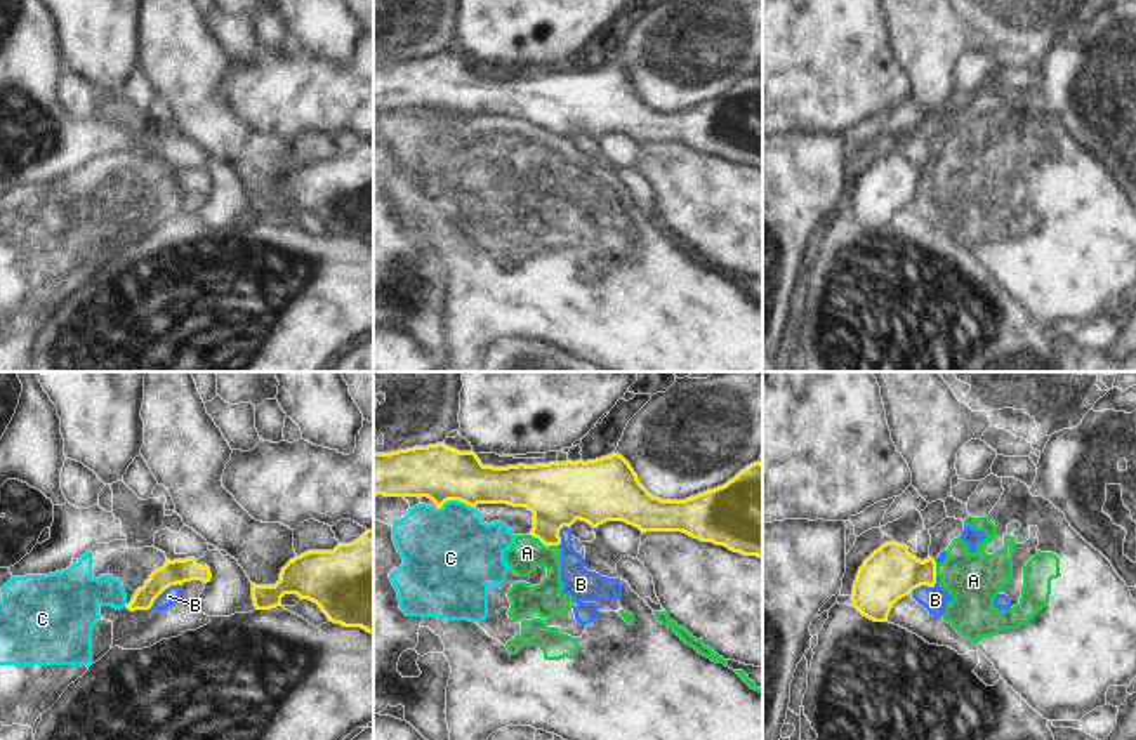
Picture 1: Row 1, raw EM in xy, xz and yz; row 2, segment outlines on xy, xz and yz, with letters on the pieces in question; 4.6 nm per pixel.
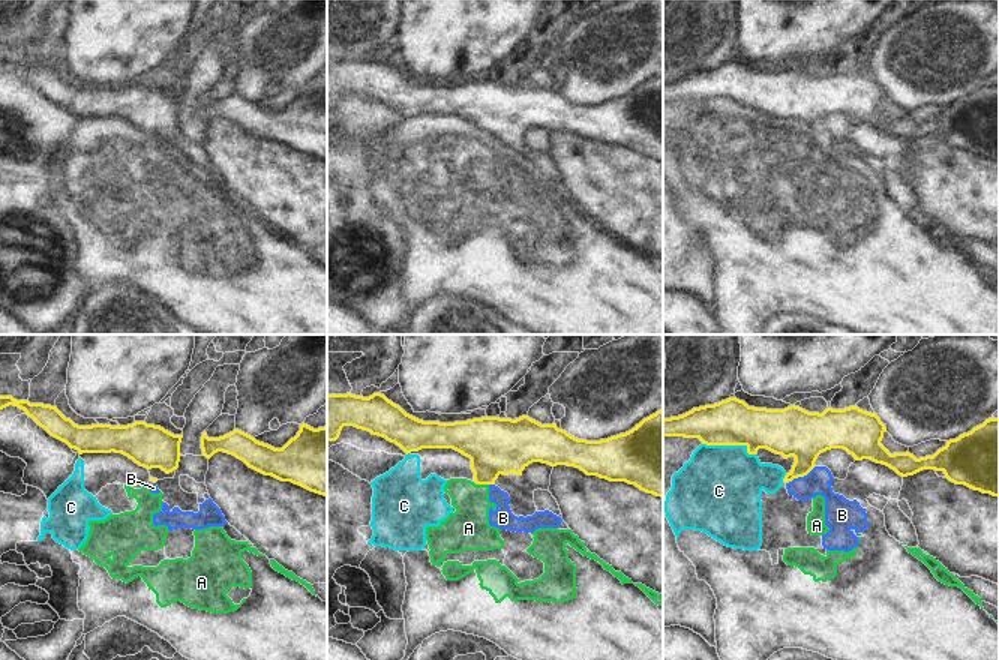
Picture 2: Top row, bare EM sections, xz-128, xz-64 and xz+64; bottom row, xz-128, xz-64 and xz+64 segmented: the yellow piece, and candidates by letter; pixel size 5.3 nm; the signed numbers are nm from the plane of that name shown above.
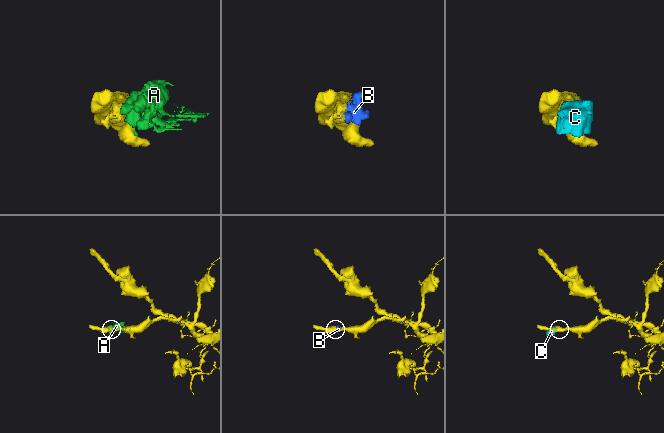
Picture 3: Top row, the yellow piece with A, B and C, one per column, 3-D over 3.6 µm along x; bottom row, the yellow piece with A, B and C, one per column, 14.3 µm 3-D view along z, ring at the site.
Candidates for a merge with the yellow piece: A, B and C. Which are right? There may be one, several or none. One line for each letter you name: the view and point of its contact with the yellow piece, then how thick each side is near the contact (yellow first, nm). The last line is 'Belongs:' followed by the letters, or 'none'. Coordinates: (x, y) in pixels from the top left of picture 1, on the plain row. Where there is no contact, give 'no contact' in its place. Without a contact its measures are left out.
Belongs: none

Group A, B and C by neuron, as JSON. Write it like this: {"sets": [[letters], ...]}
{"sets": [["A", "B", "C"]]}

